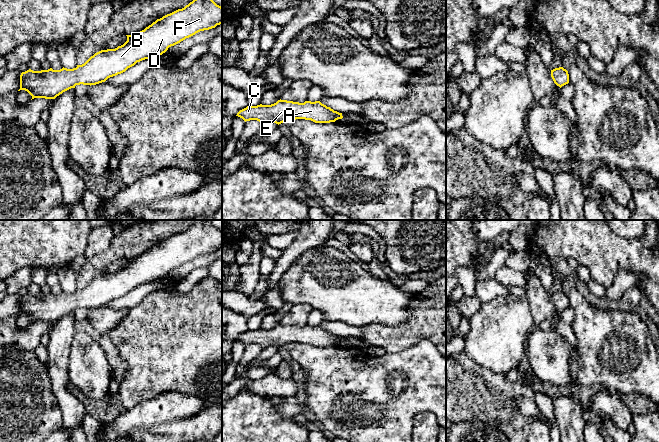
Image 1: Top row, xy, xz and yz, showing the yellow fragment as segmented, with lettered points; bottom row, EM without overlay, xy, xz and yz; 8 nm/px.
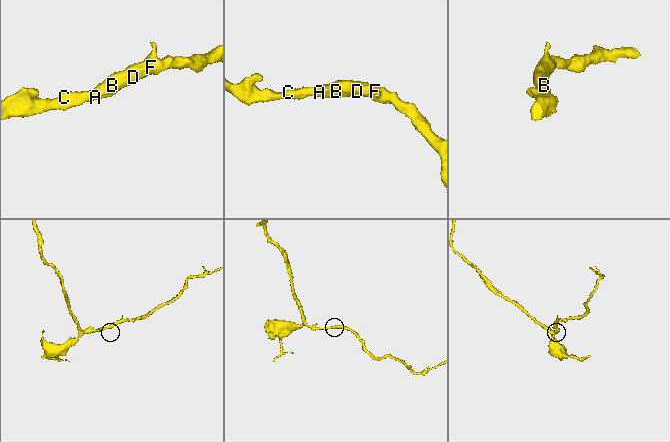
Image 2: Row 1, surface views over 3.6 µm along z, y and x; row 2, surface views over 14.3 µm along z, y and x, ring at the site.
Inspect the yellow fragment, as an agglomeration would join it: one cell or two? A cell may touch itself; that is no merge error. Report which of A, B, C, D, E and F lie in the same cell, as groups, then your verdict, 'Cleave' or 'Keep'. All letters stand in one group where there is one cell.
Groups: A B C D E F. Keep

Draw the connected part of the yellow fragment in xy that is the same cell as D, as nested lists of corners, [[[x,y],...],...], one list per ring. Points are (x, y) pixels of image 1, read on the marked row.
[[[193,0],[182,9],[157,19],[144,30],[126,35],[127,41],[115,49],[101,50],[91,56],[84,64],[76,68],[60,70],[33,71],[31,69],[20,75],[20,90],[27,91],[32,99],[55,99],[63,92],[75,88],[76,85],[96,85],[105,82],[108,78],[125,72],[137,62],[155,58],[165,53],[169,47],[189,38],[196,33],[215,28],[222,24],[222,7],[213,0]]]

